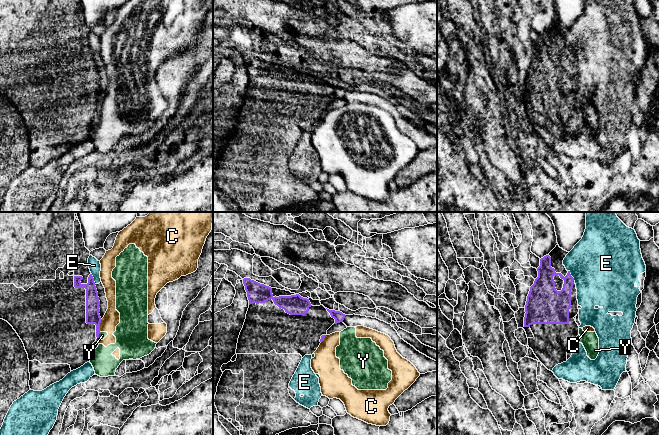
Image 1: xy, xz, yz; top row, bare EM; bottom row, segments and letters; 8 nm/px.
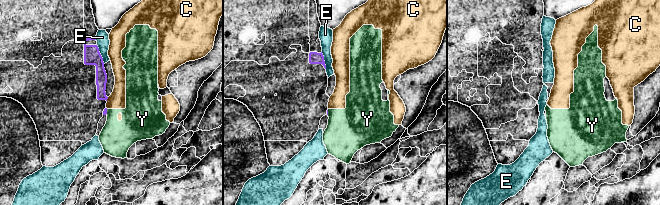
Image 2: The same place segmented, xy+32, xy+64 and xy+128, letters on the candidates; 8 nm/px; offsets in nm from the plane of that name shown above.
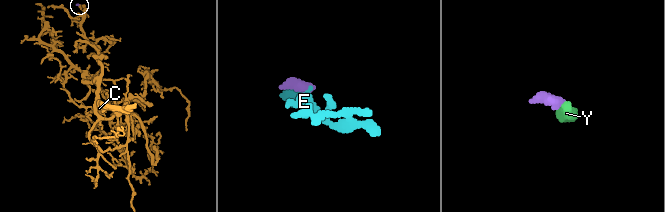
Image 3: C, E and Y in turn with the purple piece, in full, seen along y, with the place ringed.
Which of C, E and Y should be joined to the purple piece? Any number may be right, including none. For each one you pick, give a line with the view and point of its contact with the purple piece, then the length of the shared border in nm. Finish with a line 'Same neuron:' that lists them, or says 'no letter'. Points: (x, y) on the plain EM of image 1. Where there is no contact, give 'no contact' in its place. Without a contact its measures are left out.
Same neuron: no letter

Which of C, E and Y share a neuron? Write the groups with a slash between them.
C Y / E

